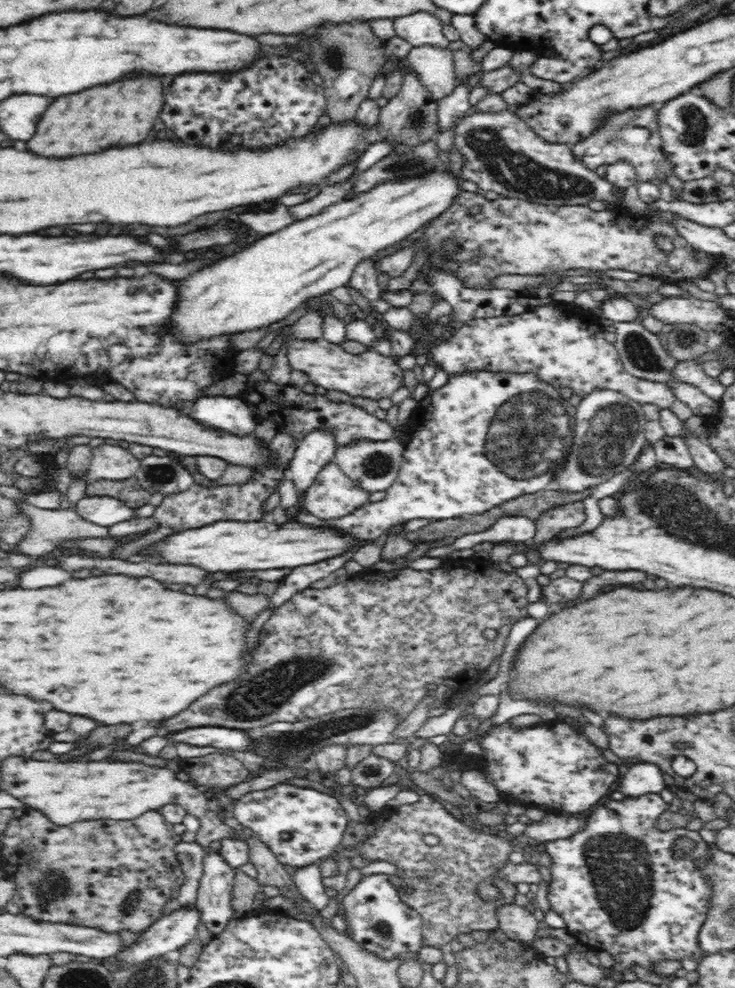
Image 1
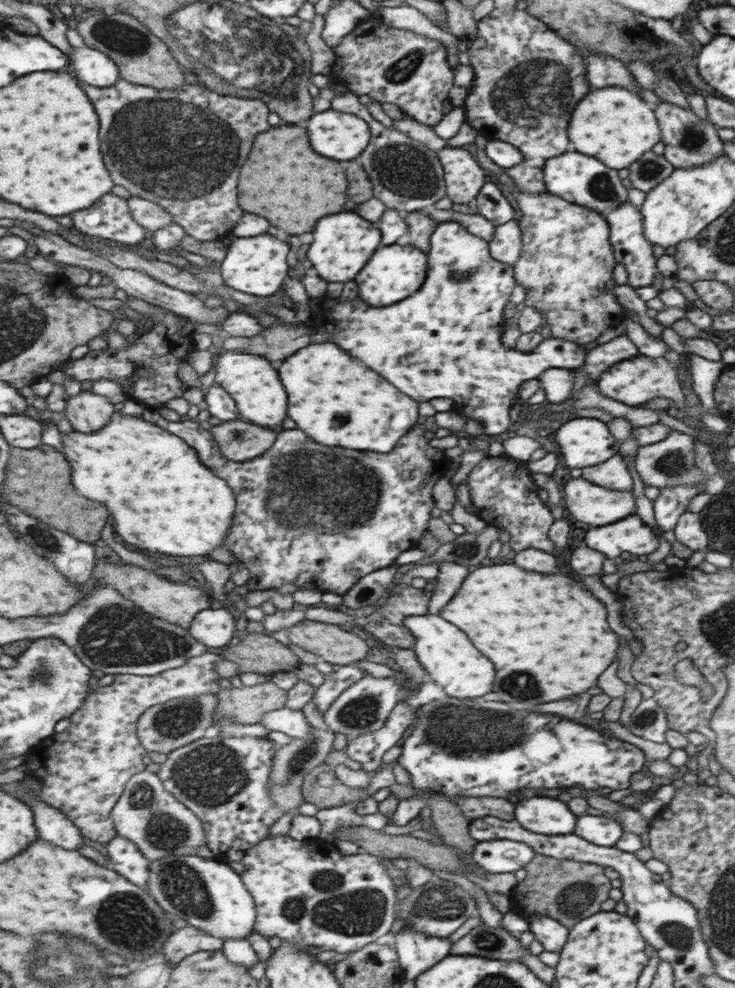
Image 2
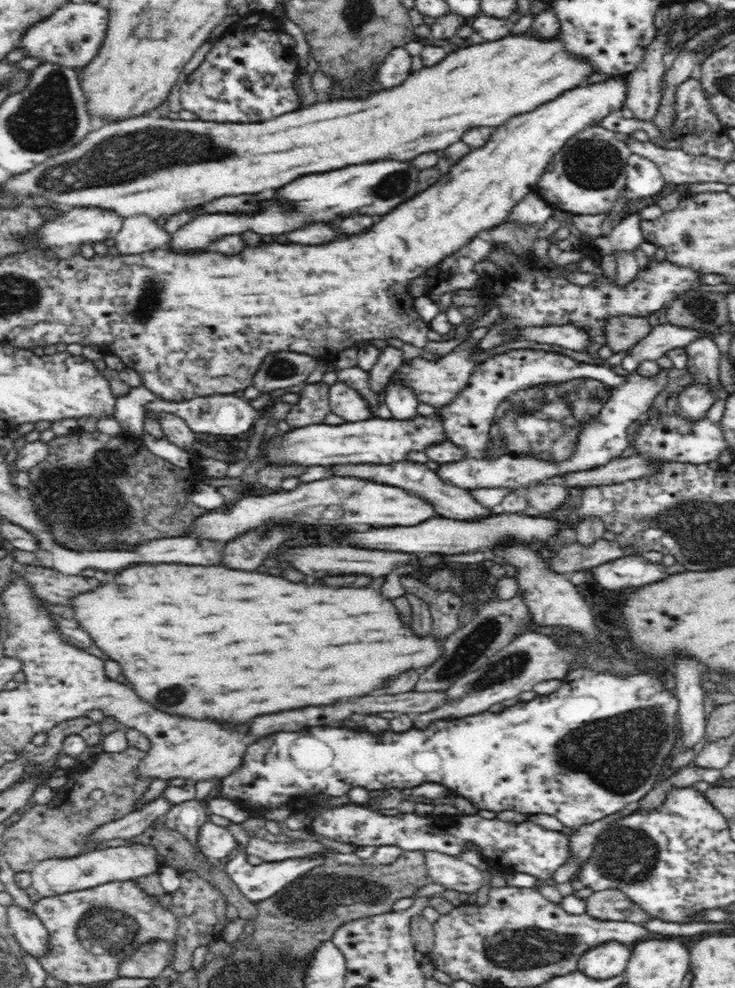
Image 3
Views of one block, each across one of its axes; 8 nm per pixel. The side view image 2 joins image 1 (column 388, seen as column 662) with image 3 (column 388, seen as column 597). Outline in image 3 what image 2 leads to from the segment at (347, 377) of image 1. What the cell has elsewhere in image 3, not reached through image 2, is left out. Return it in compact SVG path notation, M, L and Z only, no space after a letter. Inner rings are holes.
M470 342L470 344L464 344L464 346L460 346L458 350L454 349L454 352L440 357L440 360L428 360L421 356L405 359L405 361L389 376L389 381L377 392L377 397L380 398L380 400L384 400L386 392L390 390L390 384L392 384L392 382L397 382L397 384L401 384L404 388L411 388L411 390L415 392L414 396L416 400L420 403L430 404L436 408L447 405L450 401L454 400L468 384L468 377L474 366L472 360L470 360L470 354L474 353L474 350L470 352L470 348L468 348L468 346L472 346L472 342Z

